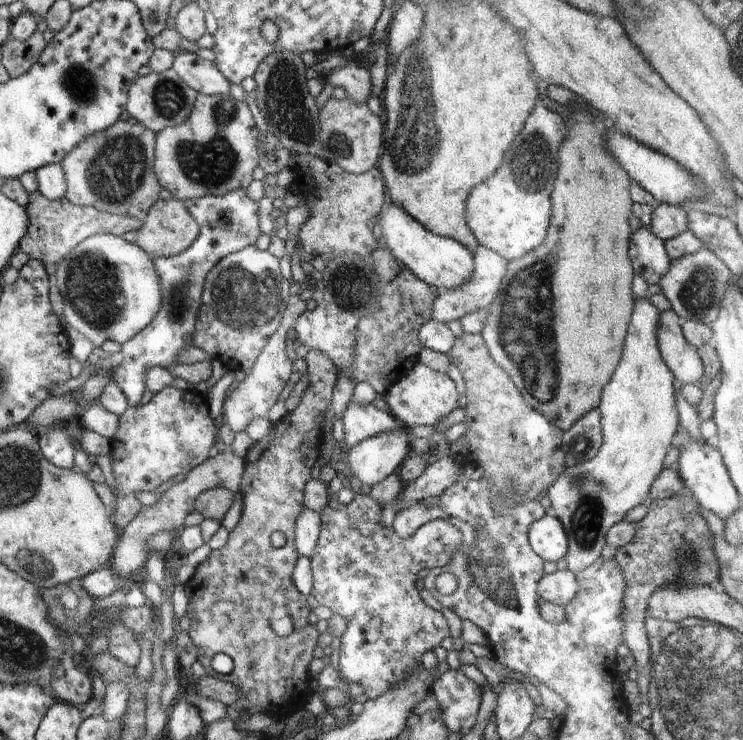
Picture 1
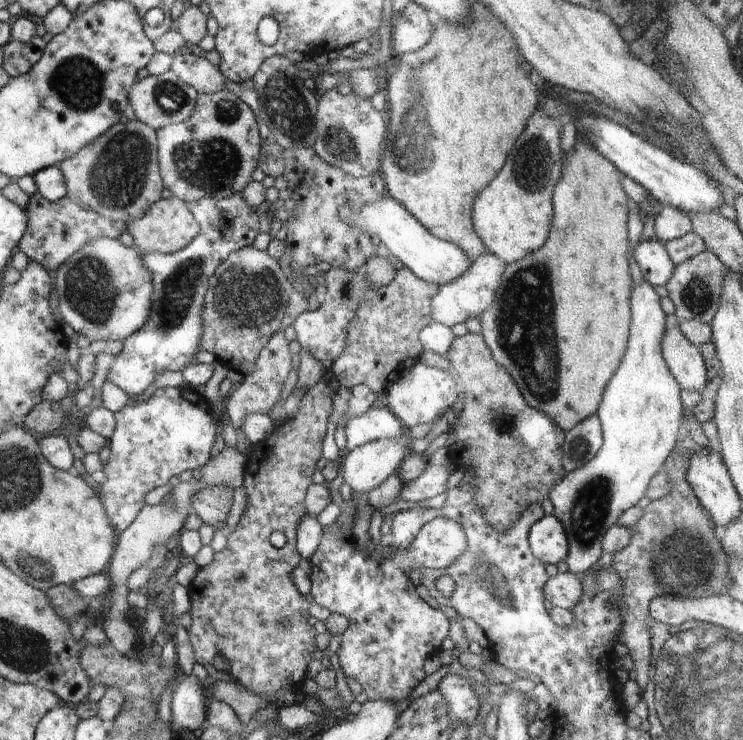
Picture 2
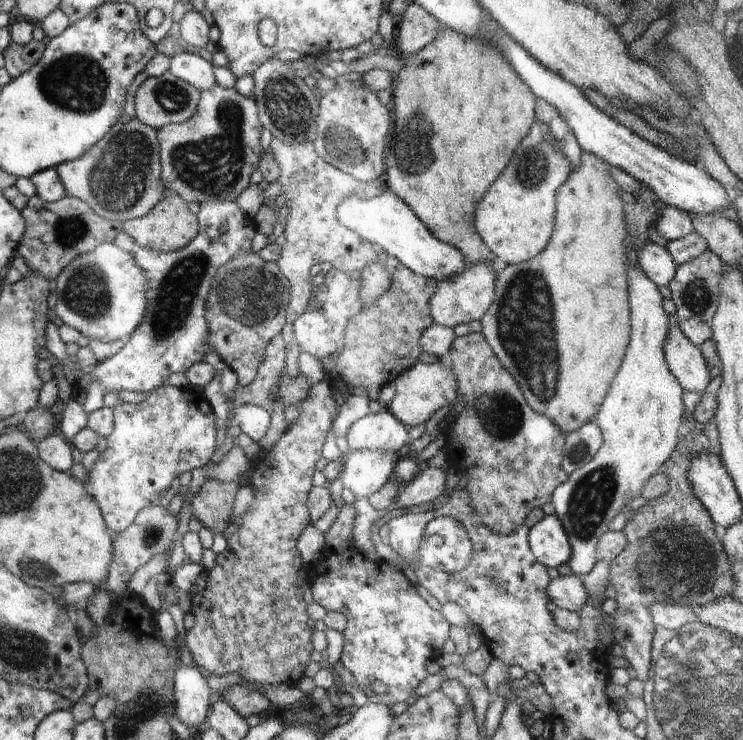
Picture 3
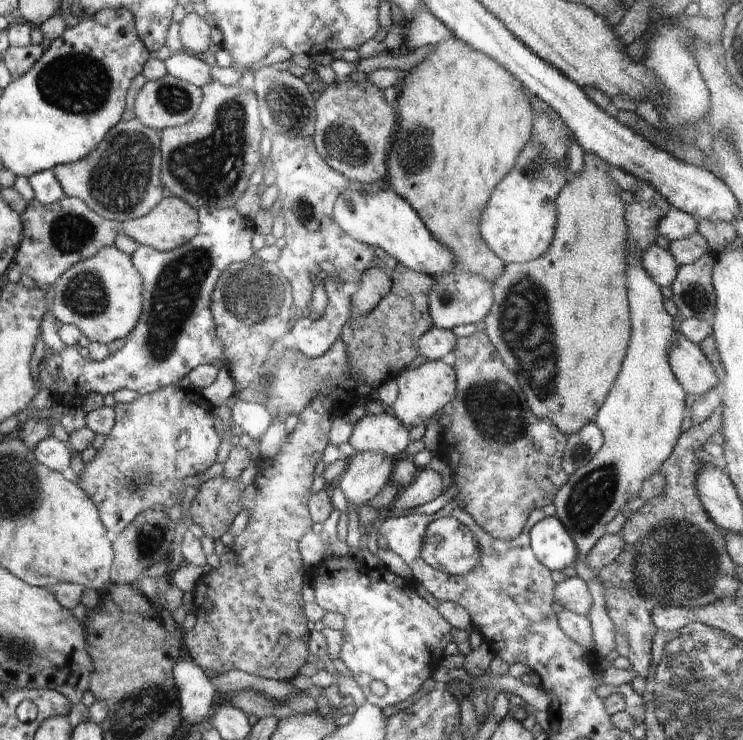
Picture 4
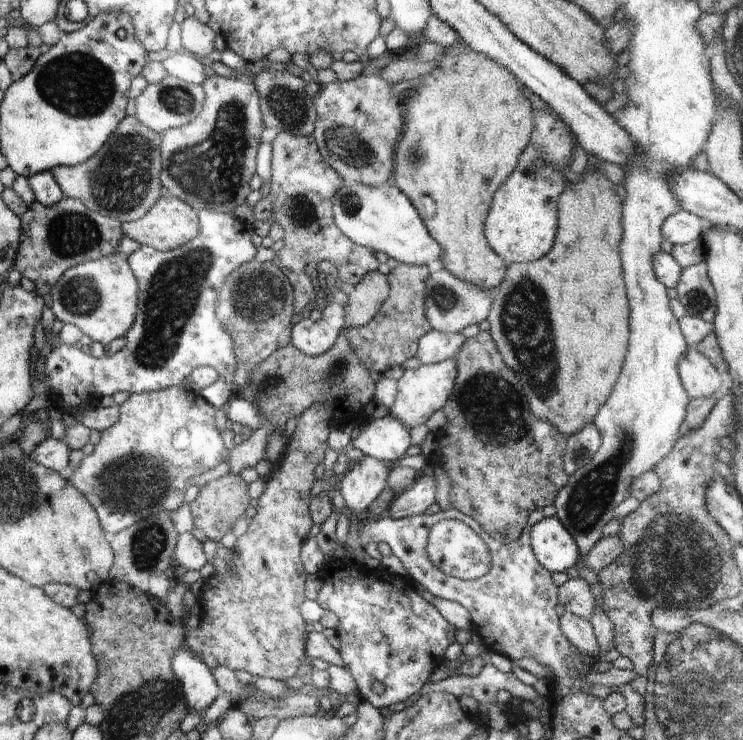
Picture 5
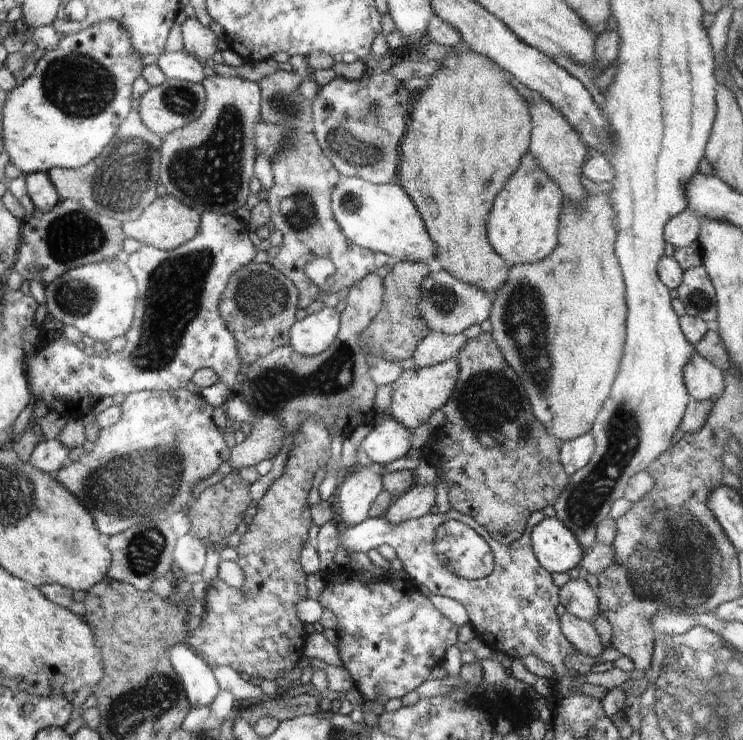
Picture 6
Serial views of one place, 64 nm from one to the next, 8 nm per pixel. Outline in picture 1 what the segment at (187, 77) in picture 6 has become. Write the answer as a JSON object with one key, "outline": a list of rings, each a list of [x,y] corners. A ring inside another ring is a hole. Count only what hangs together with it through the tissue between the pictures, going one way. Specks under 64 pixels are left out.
{"outline":[[[179,51],[173,60],[172,69],[197,93],[205,95],[228,95],[231,83],[212,62],[196,53]]]}

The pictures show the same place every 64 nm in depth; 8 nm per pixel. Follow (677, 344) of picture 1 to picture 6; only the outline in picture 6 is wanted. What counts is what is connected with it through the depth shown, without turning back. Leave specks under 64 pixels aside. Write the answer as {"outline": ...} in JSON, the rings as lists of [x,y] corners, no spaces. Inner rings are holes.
{"outline":[[[696,353],[684,366],[684,384],[691,399],[698,402],[718,402],[724,394],[723,373]]]}

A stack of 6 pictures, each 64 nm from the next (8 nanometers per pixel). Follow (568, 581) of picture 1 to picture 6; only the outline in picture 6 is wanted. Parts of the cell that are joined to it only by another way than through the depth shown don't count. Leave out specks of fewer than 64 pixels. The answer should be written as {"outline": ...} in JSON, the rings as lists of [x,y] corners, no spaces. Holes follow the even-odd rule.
{"outline":[[[583,577],[571,579],[559,588],[559,604],[567,610],[567,616],[573,615],[592,624],[599,613],[597,595],[597,590],[592,589]]]}

